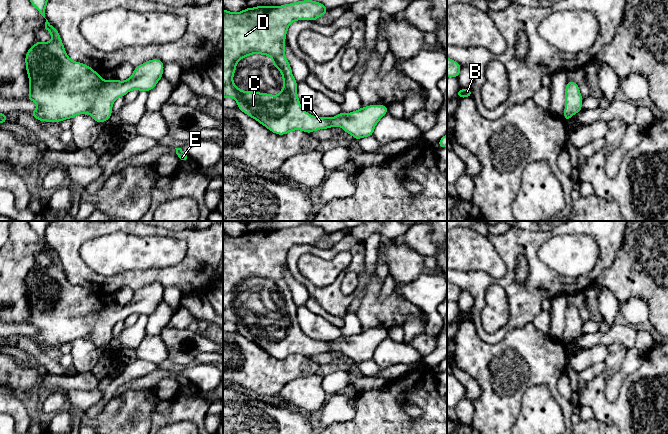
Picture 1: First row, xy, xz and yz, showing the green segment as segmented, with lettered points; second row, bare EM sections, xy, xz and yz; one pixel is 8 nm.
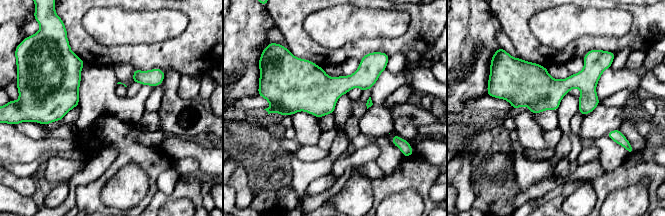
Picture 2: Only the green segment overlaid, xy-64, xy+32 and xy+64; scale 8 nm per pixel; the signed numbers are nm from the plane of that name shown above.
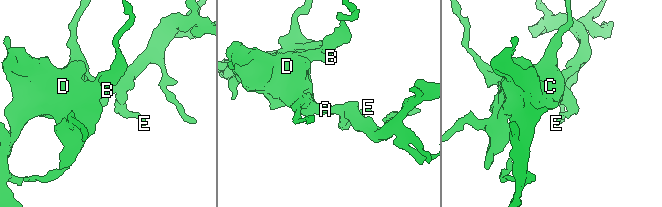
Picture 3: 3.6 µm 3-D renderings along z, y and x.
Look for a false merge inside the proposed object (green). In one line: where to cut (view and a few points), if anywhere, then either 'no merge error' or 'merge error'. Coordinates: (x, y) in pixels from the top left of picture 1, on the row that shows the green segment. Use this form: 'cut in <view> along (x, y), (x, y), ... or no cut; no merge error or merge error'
no cut; no merge error

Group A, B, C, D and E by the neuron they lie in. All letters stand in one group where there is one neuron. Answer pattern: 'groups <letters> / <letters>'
groups A B C D E

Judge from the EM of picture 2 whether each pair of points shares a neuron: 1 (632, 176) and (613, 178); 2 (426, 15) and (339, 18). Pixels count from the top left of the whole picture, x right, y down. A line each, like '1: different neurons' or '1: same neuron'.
1: same neuron
2: different neurons

